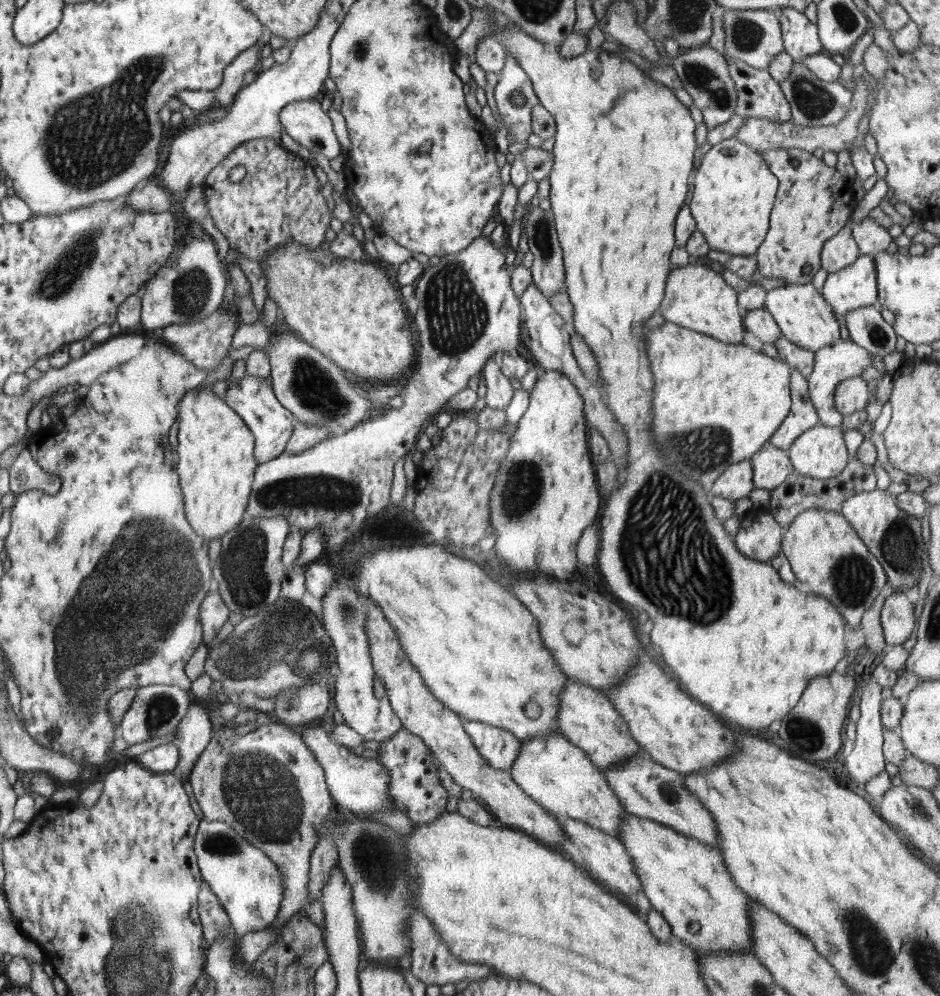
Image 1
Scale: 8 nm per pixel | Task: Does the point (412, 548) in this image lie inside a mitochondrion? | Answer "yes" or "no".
no

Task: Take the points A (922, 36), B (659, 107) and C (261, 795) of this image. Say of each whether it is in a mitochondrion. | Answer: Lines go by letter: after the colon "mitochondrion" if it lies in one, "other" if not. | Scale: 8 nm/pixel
A: other
B: other
C: mitochondrion

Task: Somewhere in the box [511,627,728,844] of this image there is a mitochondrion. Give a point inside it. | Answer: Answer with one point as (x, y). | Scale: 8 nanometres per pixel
(668, 793)

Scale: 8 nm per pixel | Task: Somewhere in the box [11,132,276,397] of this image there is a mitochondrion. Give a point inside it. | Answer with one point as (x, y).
(60, 278)

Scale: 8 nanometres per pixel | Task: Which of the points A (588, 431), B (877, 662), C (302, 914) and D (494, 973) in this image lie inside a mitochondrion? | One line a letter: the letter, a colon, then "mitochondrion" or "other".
A: other
B: other
C: other
D: other

